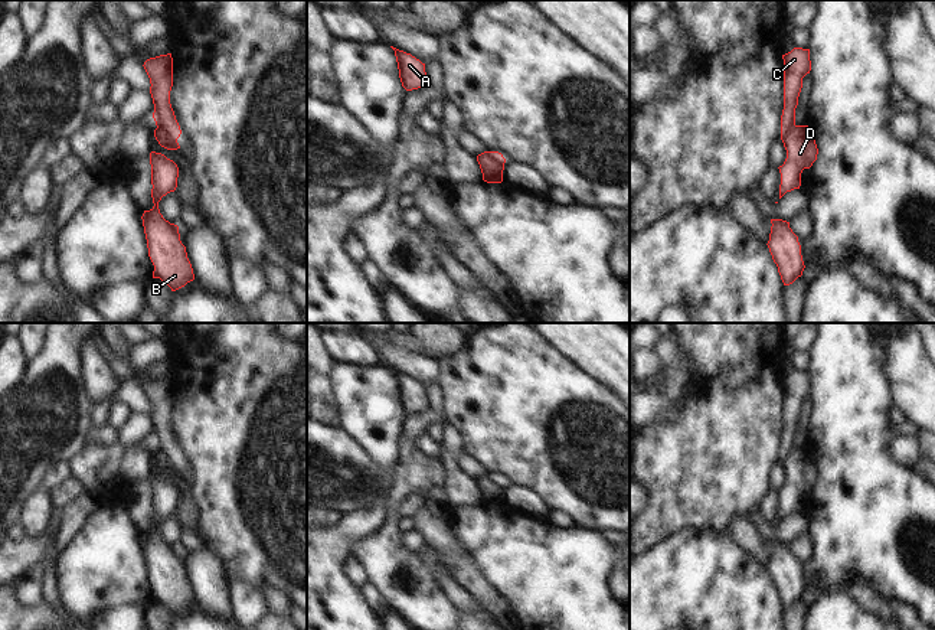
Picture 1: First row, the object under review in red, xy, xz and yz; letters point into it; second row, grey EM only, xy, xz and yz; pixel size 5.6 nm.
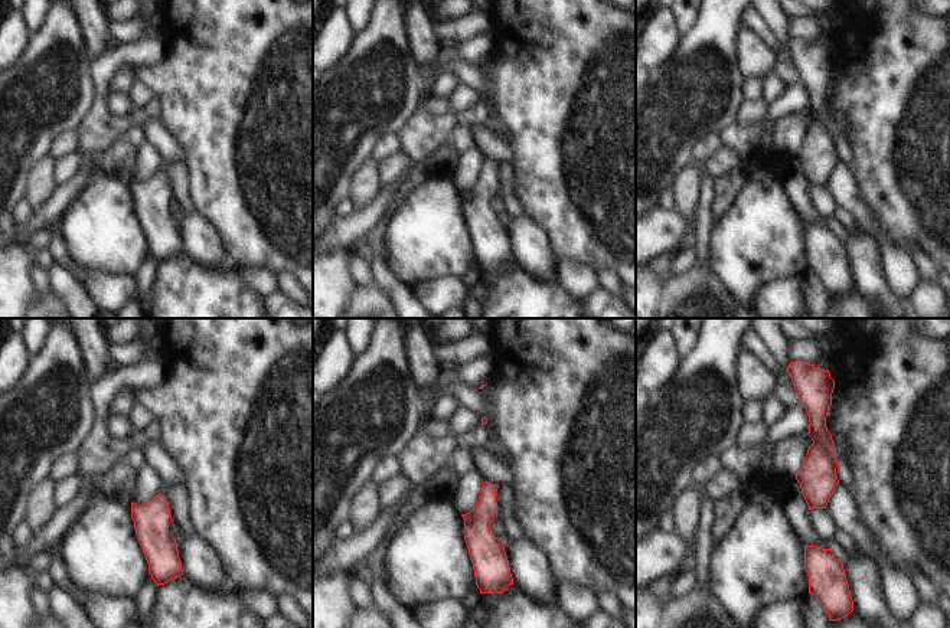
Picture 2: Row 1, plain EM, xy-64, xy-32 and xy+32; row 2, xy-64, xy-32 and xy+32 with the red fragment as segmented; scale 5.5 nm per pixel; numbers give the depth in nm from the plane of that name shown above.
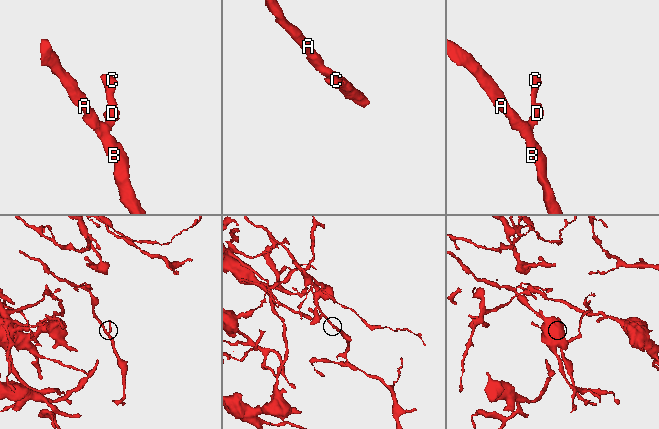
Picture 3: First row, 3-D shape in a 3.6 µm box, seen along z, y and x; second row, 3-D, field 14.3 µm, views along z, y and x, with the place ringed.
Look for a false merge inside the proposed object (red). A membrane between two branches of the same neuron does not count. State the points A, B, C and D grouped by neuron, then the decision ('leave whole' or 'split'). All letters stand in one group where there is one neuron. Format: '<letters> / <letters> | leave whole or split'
A B D / C | split

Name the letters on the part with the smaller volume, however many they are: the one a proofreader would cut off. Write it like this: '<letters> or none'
C

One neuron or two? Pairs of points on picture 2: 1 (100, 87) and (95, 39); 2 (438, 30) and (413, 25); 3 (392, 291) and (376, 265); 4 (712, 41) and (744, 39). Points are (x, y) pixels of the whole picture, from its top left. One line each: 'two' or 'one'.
1: two
2: two
3: one
4: two

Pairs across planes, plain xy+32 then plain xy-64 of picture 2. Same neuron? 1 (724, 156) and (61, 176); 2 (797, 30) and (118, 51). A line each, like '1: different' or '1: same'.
1: same
2: different

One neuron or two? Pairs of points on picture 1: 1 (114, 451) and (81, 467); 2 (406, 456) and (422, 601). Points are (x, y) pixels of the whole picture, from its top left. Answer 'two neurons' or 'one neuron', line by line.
1: one neuron
2: one neuron

